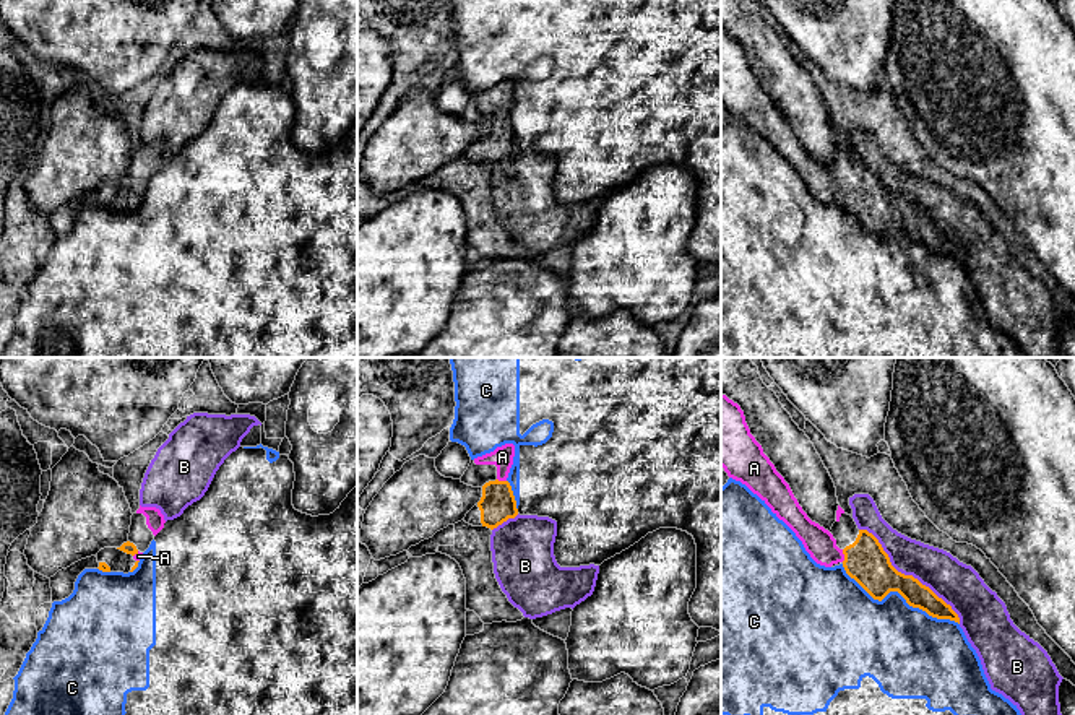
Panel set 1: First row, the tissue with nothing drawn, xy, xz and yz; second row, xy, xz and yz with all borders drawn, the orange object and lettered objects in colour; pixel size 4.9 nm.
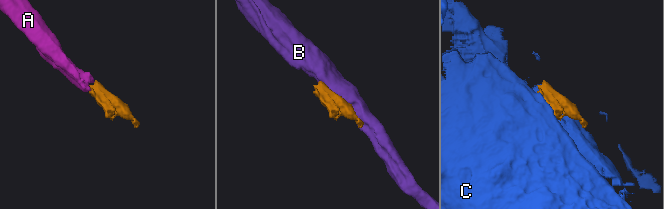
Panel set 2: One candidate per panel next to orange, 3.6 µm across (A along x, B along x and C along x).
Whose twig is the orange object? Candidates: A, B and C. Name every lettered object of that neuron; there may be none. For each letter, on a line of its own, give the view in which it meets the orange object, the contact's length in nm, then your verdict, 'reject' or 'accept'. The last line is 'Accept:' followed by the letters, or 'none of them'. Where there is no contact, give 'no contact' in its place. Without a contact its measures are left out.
A: meets orange in yz; contact 60 nm long; accept
B: meets orange in yz; contact 700 nm long; reject
C: meets orange in yz; contact 650 nm long; reject
Accept: A

